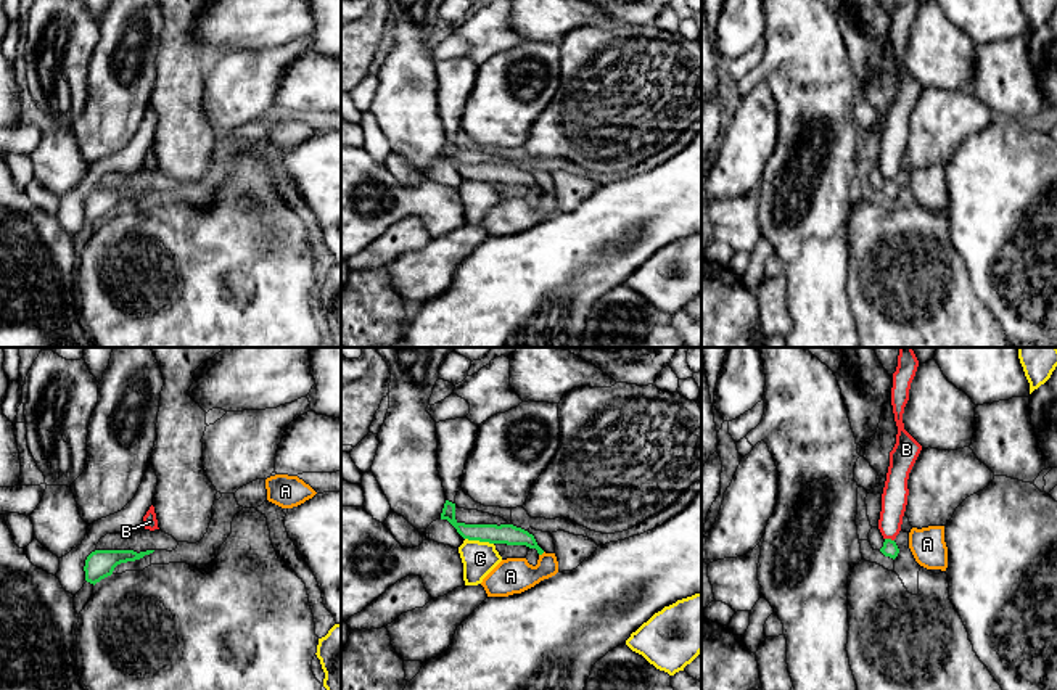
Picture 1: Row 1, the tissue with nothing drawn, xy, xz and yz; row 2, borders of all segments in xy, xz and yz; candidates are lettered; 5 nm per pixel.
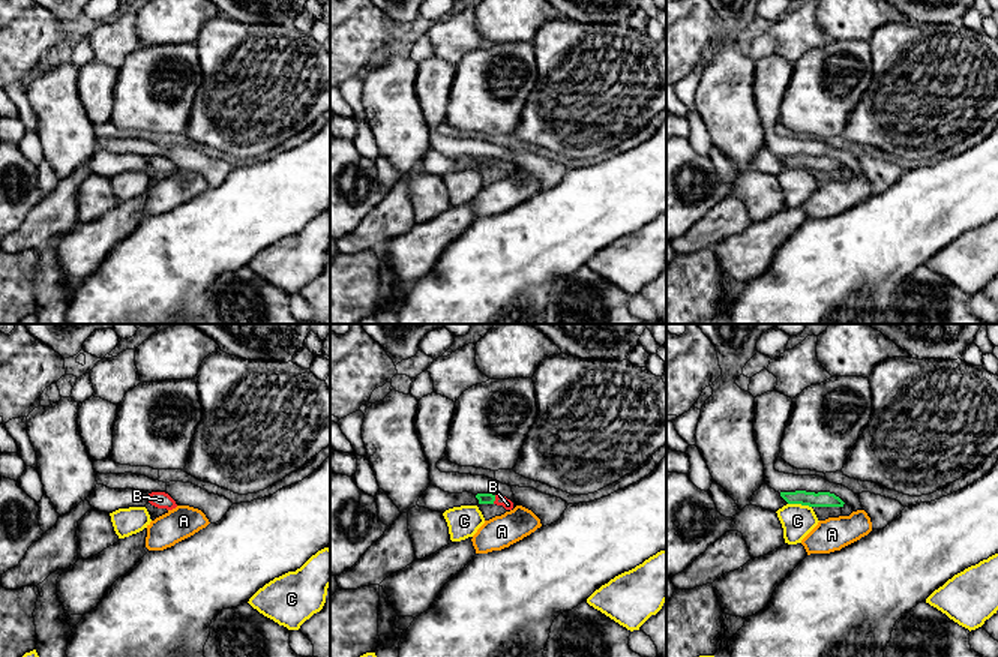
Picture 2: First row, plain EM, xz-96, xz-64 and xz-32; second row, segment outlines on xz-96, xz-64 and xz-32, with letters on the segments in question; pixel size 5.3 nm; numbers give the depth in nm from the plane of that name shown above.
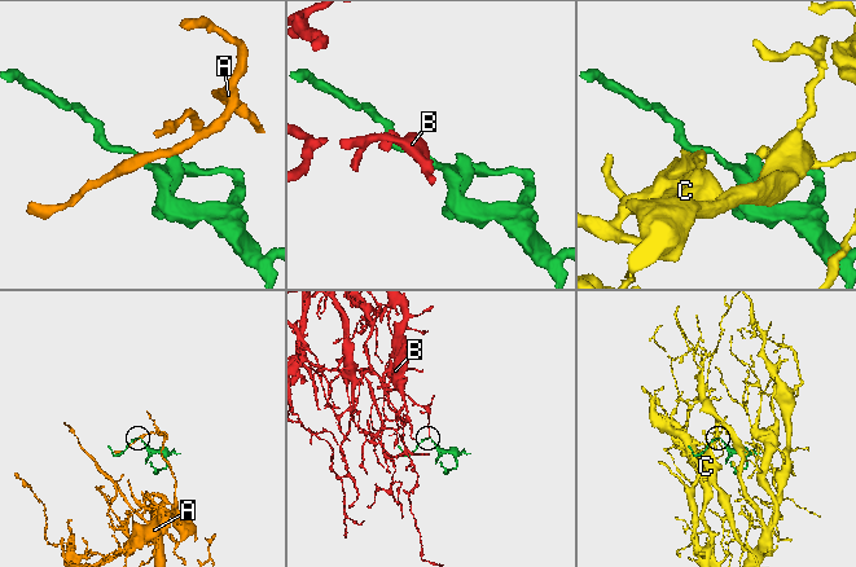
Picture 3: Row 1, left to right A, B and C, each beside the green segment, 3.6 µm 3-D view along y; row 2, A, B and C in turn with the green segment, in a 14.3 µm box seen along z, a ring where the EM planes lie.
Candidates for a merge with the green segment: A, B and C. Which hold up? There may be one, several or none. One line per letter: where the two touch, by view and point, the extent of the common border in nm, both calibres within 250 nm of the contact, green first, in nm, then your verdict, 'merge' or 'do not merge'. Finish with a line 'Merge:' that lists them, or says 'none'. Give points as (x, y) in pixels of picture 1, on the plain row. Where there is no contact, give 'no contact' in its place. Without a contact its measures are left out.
A: xz (541, 193) | 40 nm | 100/180 nm | do not merge
B: yz (890, 179) | 50 nm | 80/130 nm | do not merge
C: xz (480, 180) | 150 nm | 100/170 nm | do not merge
Merge: none

